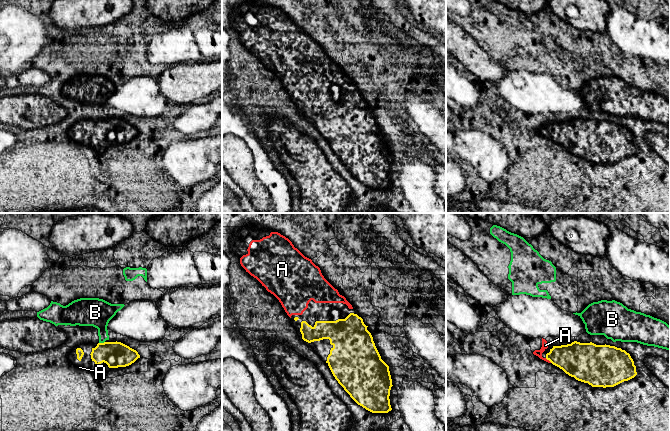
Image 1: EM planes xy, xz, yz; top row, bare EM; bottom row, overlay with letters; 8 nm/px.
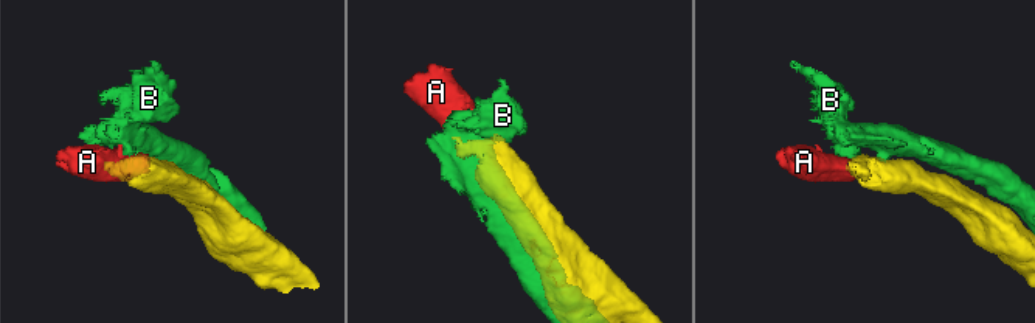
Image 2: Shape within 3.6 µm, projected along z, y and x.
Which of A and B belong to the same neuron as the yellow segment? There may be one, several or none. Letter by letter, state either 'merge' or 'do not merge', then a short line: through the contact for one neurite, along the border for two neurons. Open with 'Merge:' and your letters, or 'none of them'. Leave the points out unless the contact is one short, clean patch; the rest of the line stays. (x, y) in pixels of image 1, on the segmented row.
Merge: A
A: merge
B: do not merge | xy (104, 341), (99, 343)

